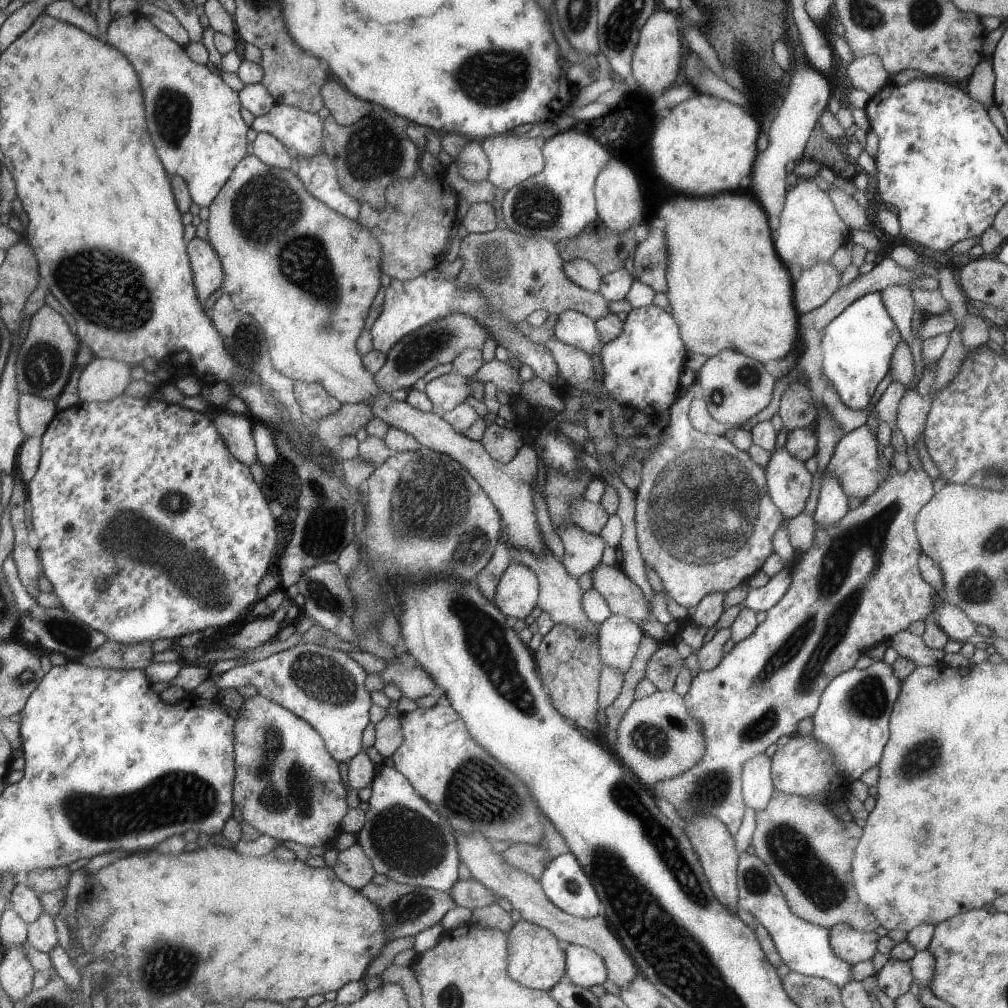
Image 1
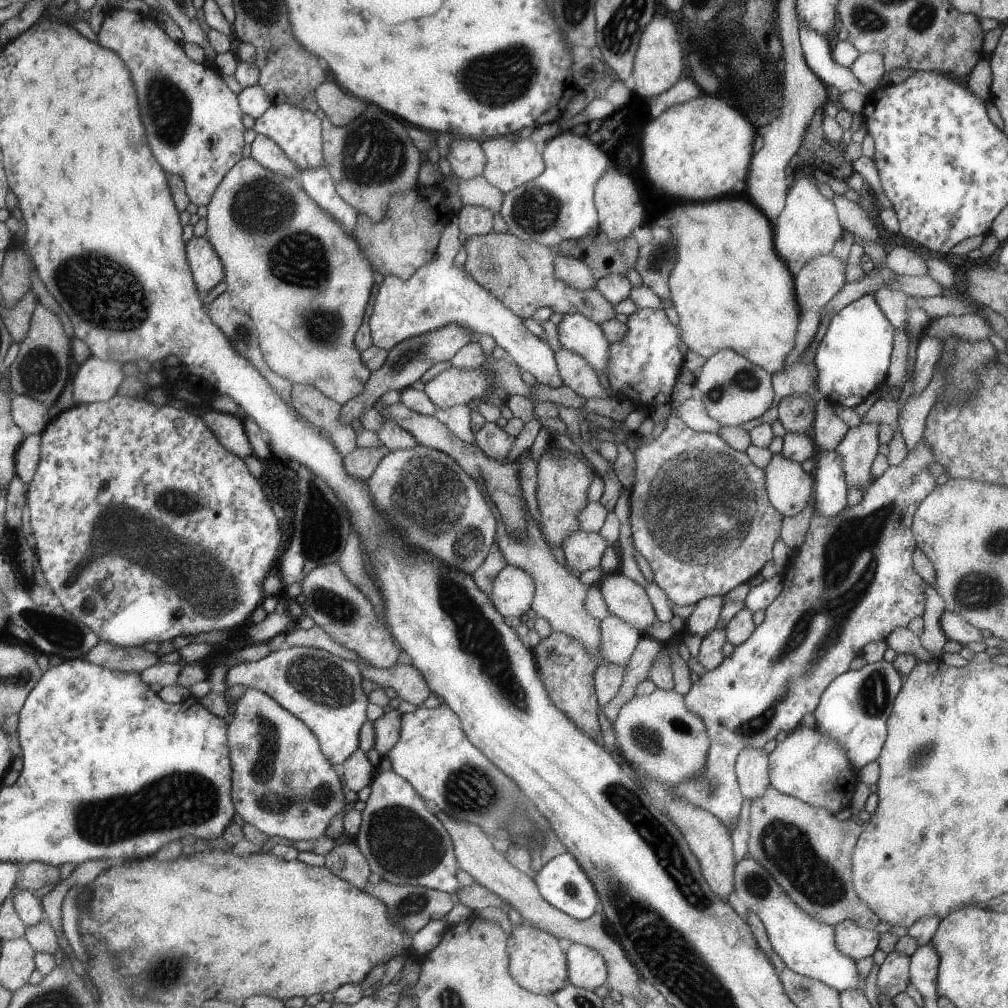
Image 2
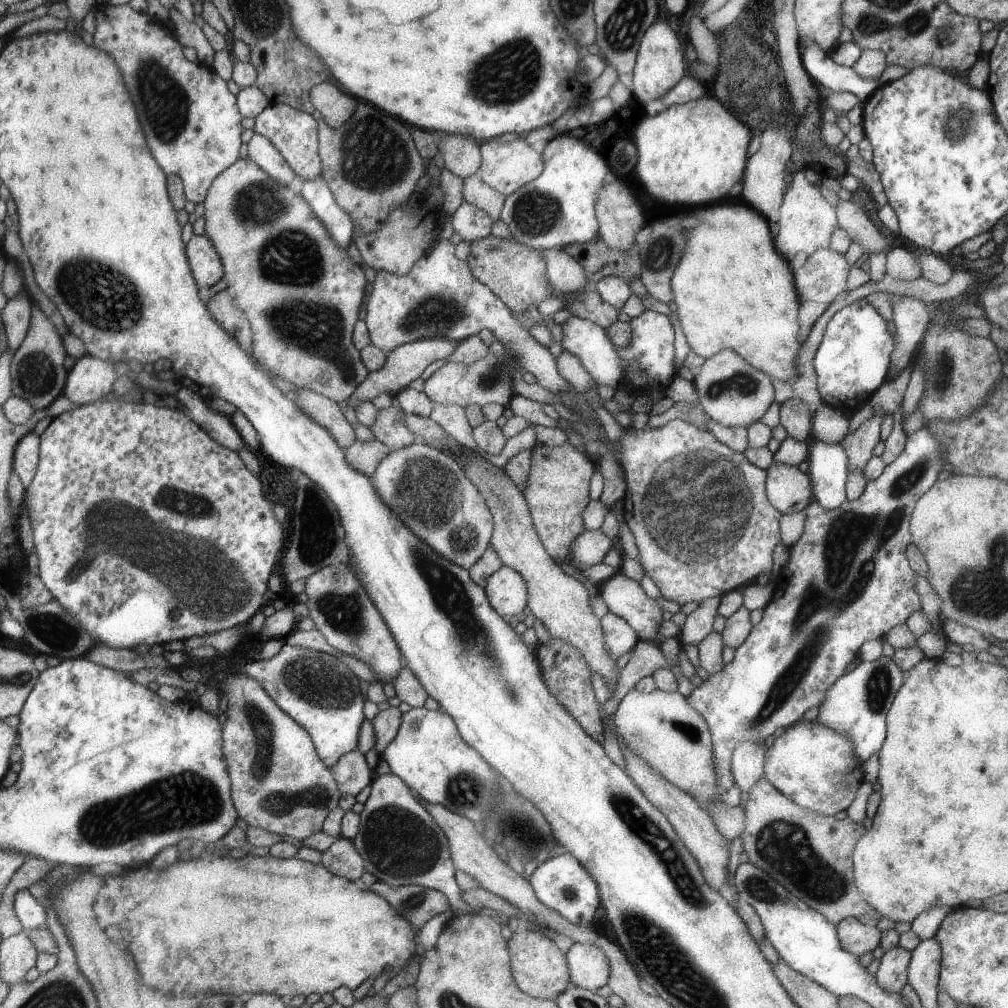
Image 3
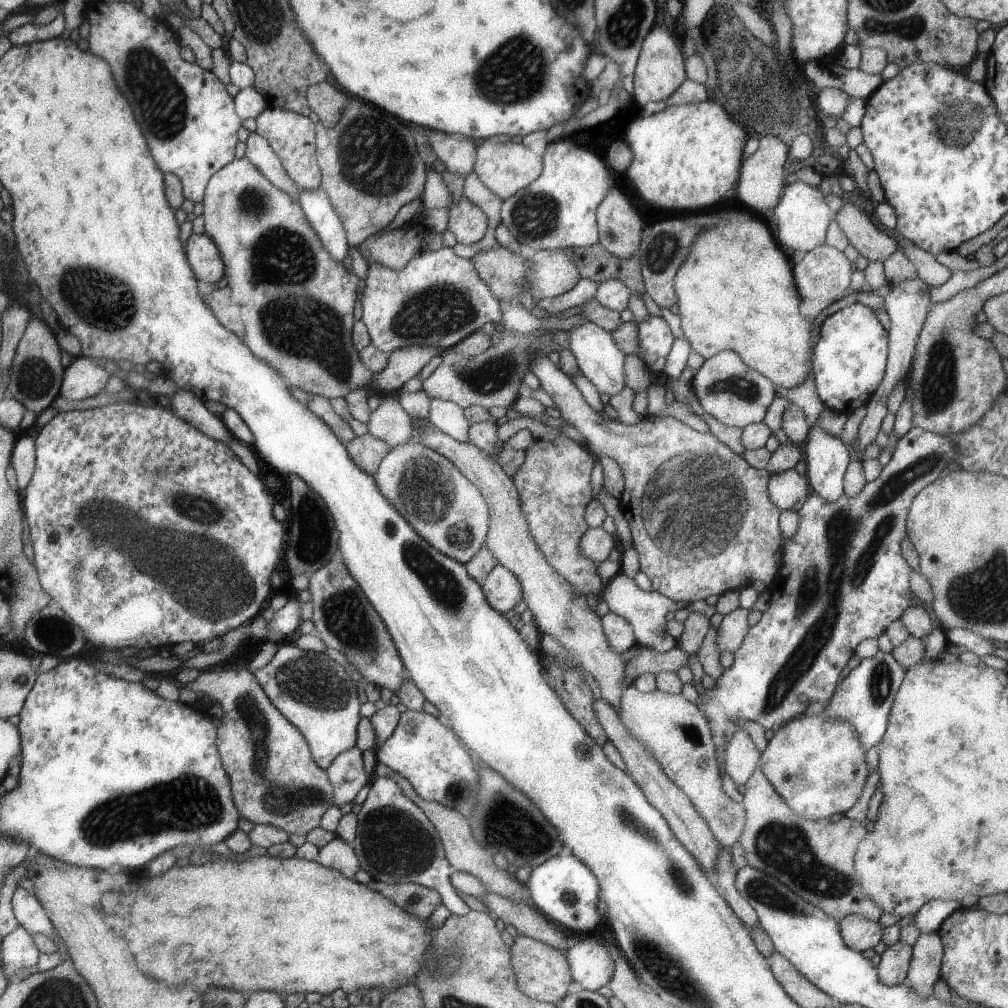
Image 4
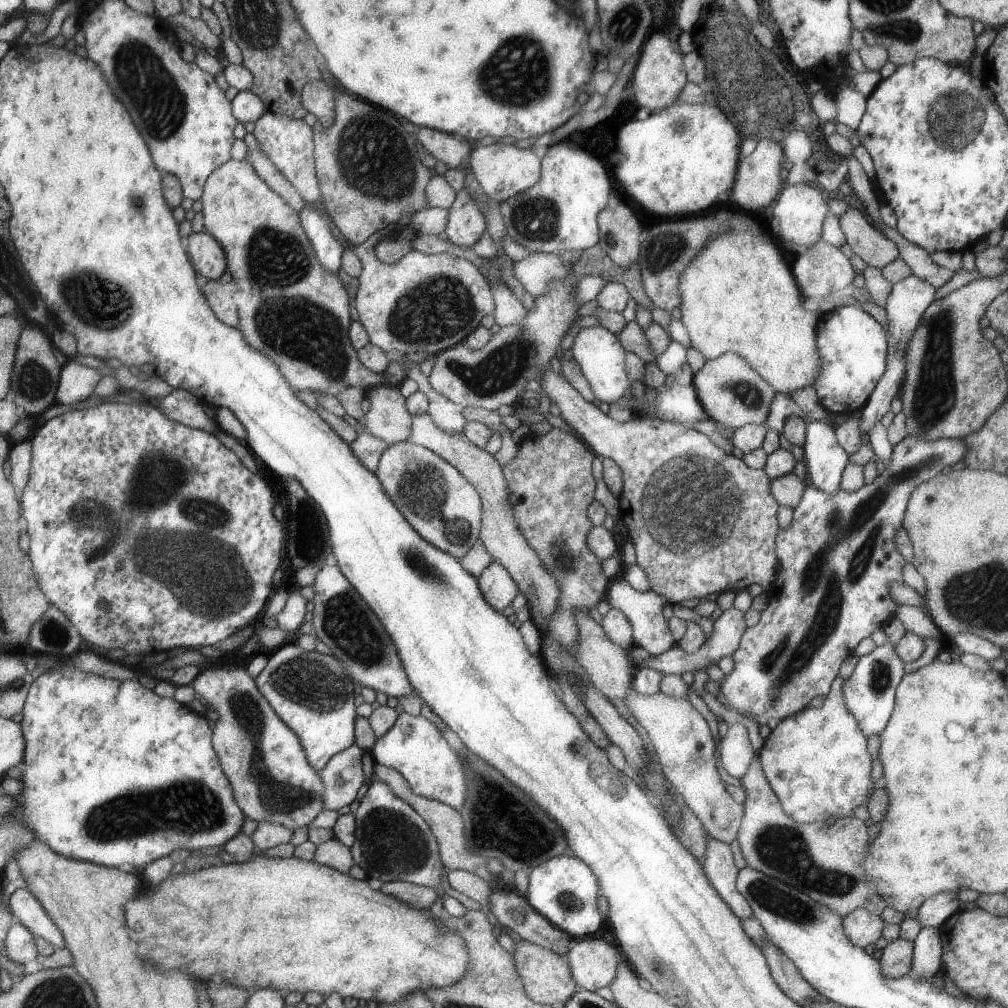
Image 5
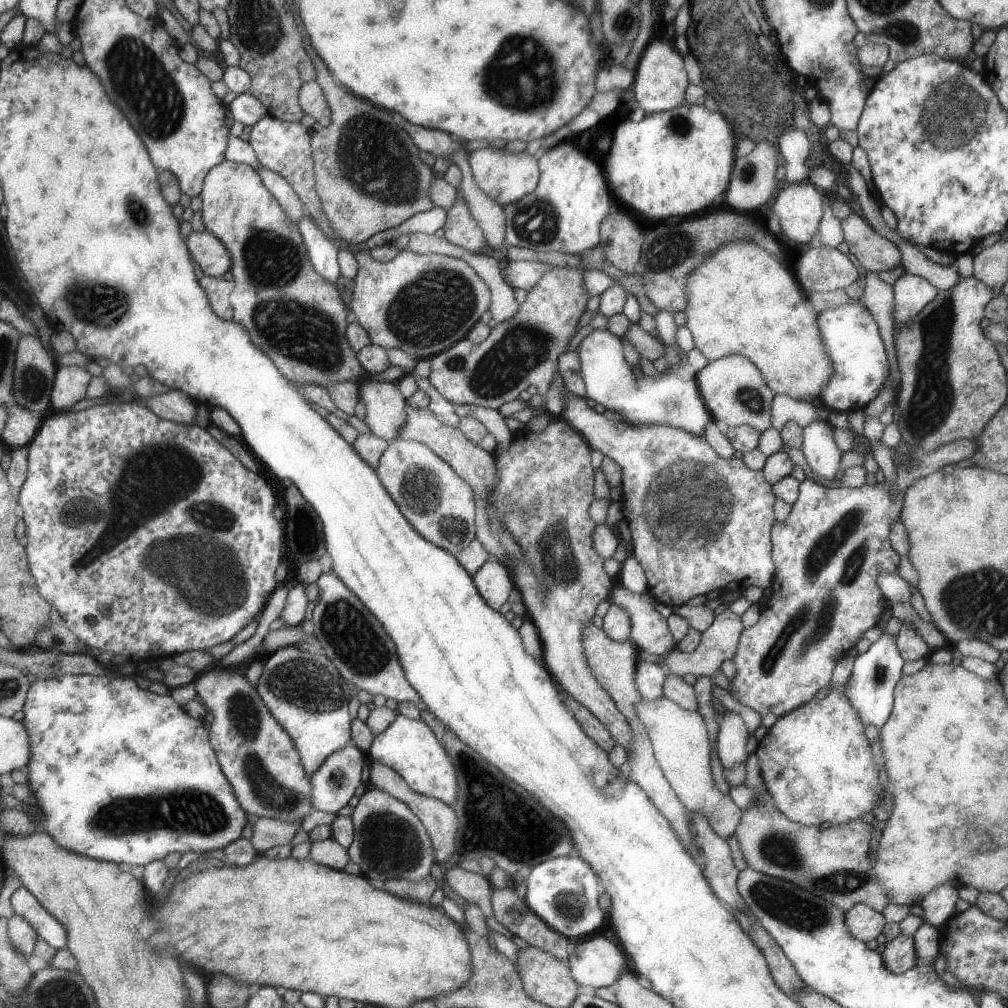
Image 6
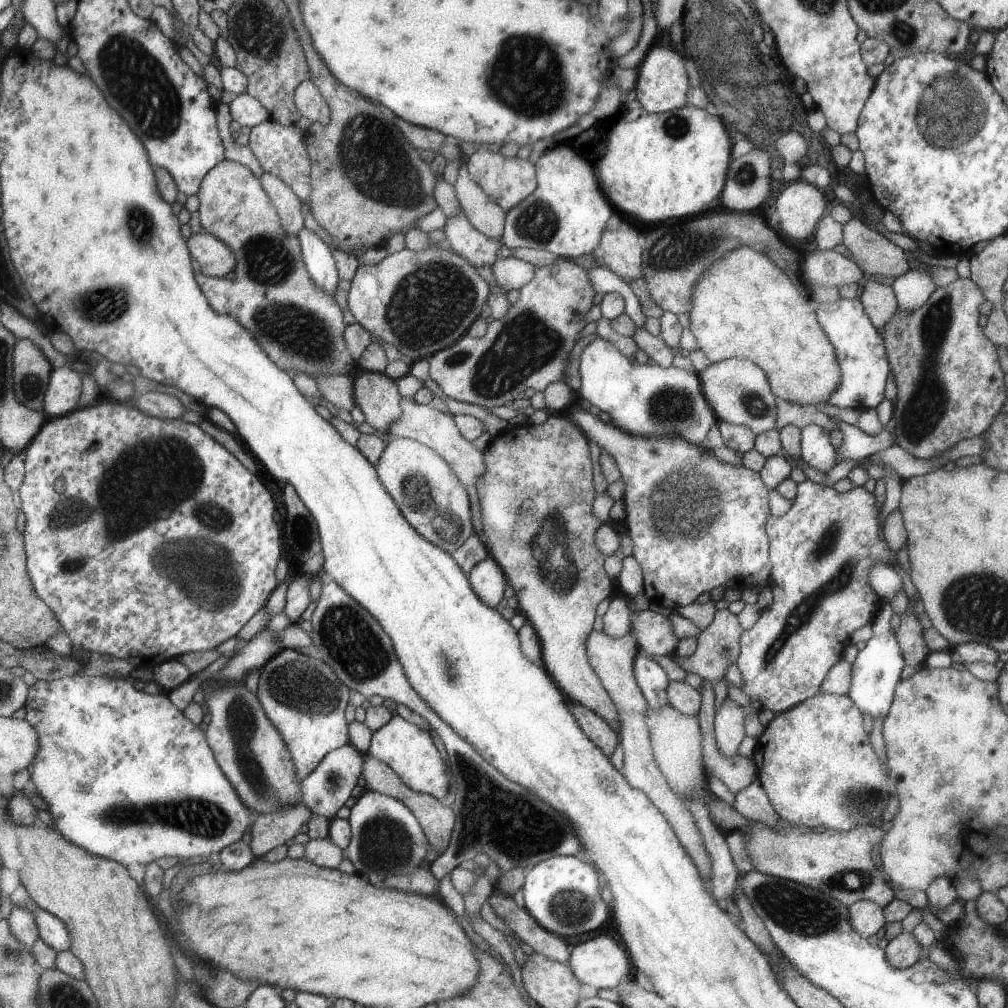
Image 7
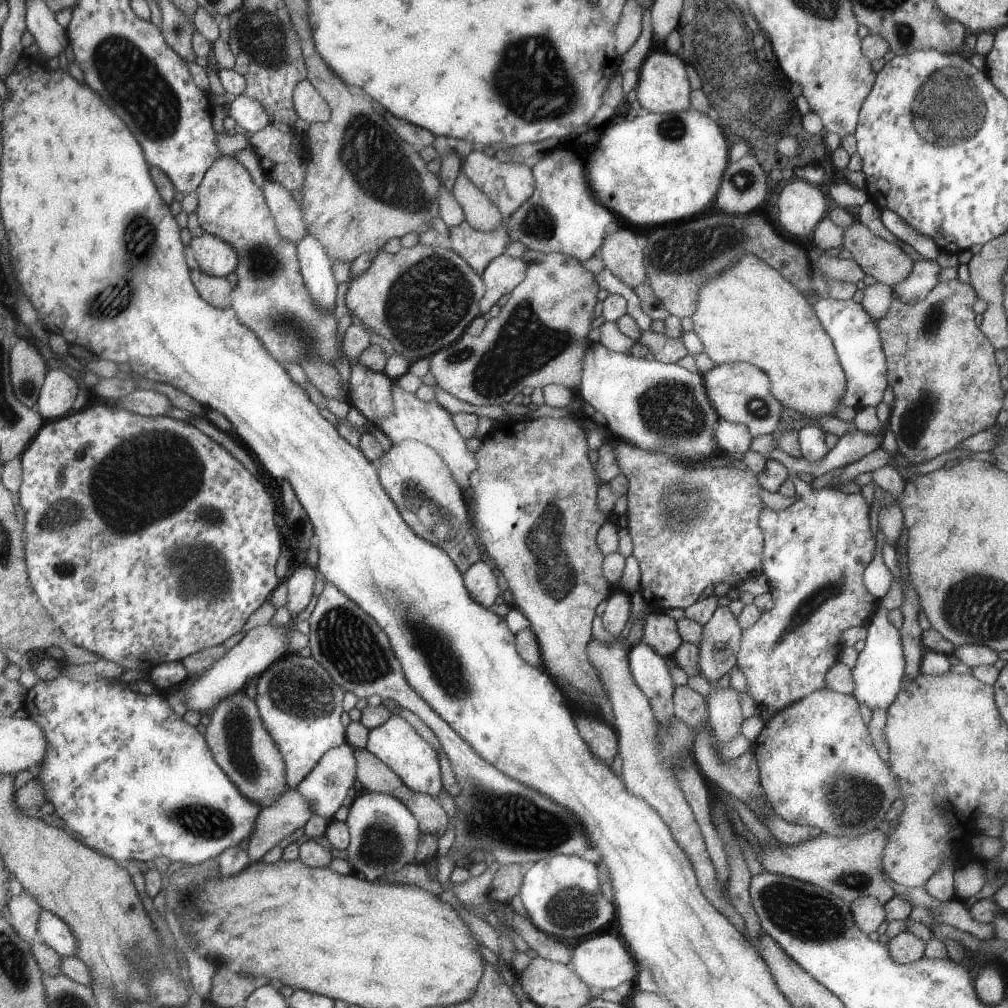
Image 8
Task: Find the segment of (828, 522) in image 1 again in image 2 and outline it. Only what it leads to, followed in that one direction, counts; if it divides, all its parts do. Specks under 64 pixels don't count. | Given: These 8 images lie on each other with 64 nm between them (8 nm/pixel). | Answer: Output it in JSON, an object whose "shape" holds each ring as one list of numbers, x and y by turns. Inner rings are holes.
{"shape":[[836,451,816,452,815,512,822,516,835,517,847,504,847,486,843,457]]}

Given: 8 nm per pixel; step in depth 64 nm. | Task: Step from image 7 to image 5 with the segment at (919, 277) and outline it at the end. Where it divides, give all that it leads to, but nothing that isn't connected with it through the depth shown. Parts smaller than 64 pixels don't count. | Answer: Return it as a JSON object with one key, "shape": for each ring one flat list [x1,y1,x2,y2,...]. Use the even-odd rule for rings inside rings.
{"shape":[[912,274,899,280,893,285,889,294,887,303,883,306,887,312,888,327,888,366,887,372,879,380,874,394,870,397,870,402,861,408,860,421,858,422,858,431,869,434,871,428,880,423,880,419,890,410,890,403,894,397,900,394,901,386,905,375,905,354,908,343,912,338,913,332,918,328,921,322,922,313,934,302,936,289,925,280]]}

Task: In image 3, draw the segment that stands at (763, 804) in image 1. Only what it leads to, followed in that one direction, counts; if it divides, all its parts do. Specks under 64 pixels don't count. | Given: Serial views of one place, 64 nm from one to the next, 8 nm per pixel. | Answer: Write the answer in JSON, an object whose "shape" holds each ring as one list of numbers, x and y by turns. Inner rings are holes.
{"shape":[[744,741,736,745,732,753,731,769,744,792,765,776,765,747]]}

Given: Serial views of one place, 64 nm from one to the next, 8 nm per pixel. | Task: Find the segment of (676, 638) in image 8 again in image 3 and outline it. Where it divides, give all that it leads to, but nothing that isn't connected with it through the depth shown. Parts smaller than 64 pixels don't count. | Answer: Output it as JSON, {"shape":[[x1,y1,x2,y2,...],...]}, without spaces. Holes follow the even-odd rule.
{"shape":[[616,572,616,574,602,582,602,584,599,585,599,593,607,604,610,613,624,617,624,620,627,620,628,624,638,633,640,639,645,641,654,641,659,648,662,649,664,656,670,662,670,669,676,678,676,691,682,694,682,696,690,696,695,686,688,677,682,674,682,670,680,669,679,654,683,648,682,642,679,642,675,637,665,639,659,638,659,628,662,626,662,622,664,622,662,619,662,613,664,610,678,613,681,606,677,602,669,601,668,599,650,598,646,592,644,592,644,589,639,582,628,578,621,572]]}

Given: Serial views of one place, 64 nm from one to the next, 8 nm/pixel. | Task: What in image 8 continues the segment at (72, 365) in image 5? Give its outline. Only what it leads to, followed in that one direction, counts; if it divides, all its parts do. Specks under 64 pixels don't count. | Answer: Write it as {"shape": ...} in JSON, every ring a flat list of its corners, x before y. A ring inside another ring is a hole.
{"shape":[[53,366,36,408,48,422,64,418,73,412,80,390,80,384,72,374]]}

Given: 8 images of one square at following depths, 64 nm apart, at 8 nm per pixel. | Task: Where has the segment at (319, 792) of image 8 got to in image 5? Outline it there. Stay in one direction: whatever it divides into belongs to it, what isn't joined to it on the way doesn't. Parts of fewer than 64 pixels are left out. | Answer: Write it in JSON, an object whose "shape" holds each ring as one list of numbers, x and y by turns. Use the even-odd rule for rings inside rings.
{"shape":[[357,744,332,756,327,766,319,771,326,785,323,794,324,808,338,810,356,800,360,786,365,783,362,772,363,751]]}

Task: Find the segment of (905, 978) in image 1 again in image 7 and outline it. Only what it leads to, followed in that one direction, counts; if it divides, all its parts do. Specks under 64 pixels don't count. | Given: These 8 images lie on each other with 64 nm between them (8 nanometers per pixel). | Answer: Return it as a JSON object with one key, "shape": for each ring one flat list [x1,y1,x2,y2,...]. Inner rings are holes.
{"shape":[[908,931,889,941,885,948,890,964,898,970,910,967,922,958,923,946]]}

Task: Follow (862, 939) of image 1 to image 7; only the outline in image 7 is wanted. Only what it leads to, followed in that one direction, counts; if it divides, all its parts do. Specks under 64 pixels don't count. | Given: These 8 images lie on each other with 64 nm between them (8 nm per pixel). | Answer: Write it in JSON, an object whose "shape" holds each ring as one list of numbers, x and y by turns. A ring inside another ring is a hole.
{"shape":[[862,899,850,906,850,921,855,931,866,940,885,926,885,914,875,902]]}

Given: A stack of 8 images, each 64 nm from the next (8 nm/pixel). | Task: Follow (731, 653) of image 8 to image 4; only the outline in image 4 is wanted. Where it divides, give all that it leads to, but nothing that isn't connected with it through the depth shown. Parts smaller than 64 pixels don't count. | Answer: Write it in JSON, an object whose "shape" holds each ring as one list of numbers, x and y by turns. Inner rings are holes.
{"shape":[[735,606,734,610,723,616,721,626,717,629,720,652,730,651,734,653,742,644,751,627,748,623,748,614,750,614,748,609],[637,645,638,654,626,663,626,686,632,685,640,676,646,673,657,675,661,672,677,672,684,665,688,665,689,654,679,646,665,653,657,653,650,647]]}

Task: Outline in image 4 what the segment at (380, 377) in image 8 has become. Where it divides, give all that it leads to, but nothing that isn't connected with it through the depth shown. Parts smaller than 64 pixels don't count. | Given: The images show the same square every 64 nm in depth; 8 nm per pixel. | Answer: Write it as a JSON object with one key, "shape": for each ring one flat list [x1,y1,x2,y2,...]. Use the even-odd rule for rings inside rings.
{"shape":[[399,393,381,394,383,401,370,413,367,422,369,433,388,443,393,449,412,438,413,418,400,404]]}

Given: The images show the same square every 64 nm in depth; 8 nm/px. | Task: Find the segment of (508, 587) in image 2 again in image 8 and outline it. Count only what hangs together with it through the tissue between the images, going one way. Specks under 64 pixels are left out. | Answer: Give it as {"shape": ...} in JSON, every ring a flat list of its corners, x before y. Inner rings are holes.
{"shape":[[484,559,470,566,463,573,463,579,471,596,486,608,490,608,494,604,494,600,501,594,498,578,490,567,490,563,485,563]]}

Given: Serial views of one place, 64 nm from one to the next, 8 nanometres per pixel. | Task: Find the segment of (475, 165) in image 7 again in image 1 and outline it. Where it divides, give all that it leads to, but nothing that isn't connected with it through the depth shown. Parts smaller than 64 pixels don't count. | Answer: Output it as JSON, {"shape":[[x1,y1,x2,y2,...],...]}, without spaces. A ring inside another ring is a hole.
{"shape":[[510,133,491,136,480,143,490,163,487,180,495,187,511,189,545,167,536,138]]}

